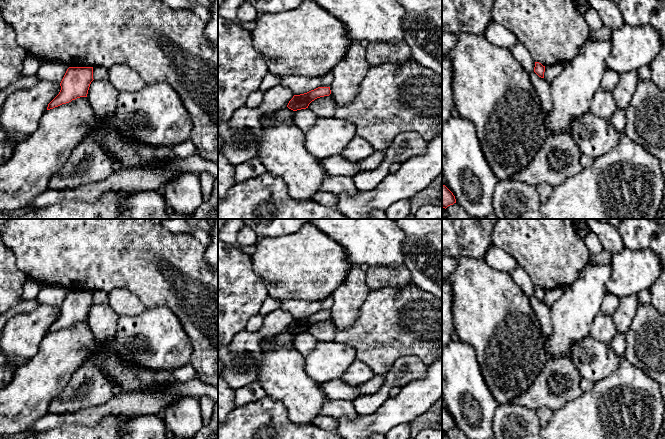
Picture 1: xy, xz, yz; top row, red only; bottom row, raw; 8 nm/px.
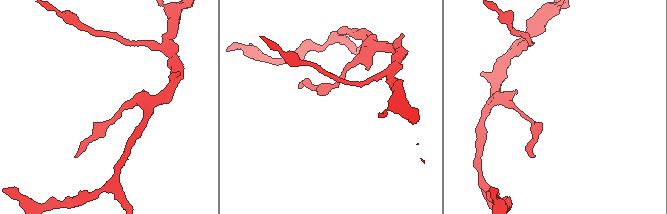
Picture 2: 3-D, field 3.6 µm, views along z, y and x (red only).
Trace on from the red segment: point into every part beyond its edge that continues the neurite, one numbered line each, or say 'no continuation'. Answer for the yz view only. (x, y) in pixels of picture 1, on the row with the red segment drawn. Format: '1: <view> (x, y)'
no continuation

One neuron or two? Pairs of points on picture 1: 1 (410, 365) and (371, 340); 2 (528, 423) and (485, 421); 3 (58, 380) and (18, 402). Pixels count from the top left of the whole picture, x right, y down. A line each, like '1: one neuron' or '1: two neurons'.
1: two neurons
2: two neurons
3: one neuron

